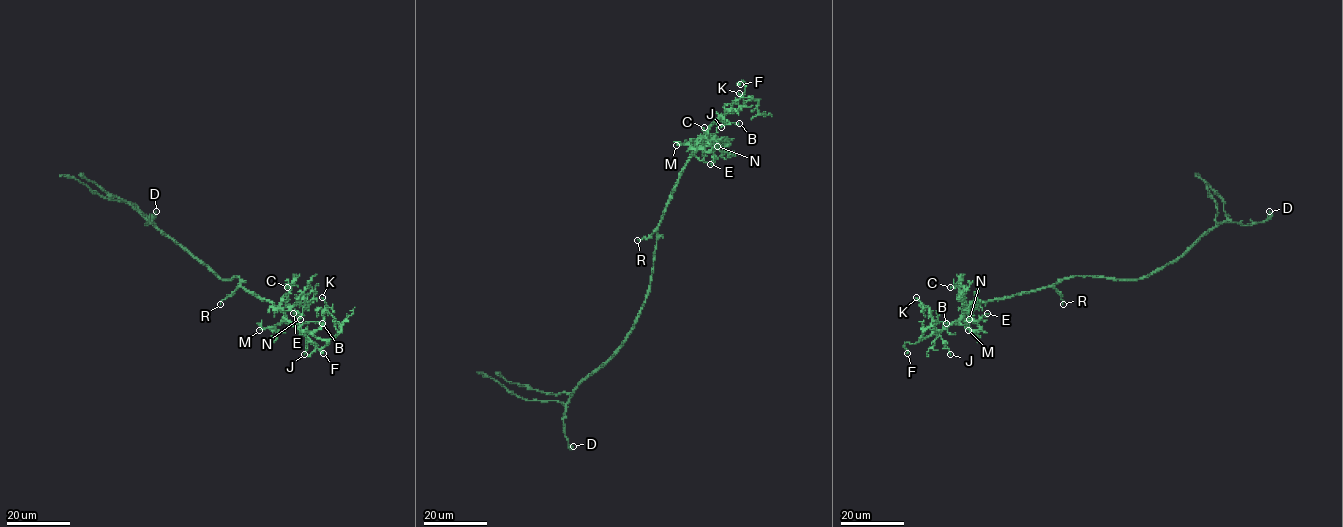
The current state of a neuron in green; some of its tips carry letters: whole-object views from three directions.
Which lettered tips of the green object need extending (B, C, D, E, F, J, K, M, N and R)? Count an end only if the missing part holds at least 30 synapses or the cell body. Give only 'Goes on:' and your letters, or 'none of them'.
Goes on: F

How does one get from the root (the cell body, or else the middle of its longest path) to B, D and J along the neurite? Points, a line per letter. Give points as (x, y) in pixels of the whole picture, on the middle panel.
B: (650, 279), (657, 230), (678, 174), (715, 121), (739, 123)
D: (650, 279), (649, 293), (628, 337), (578, 386), (567, 404), (564, 433), (568, 443), (573, 446)
J: (650, 279), (657, 230), (678, 174), (707, 129), (721, 117), (724, 119), (721, 127)

